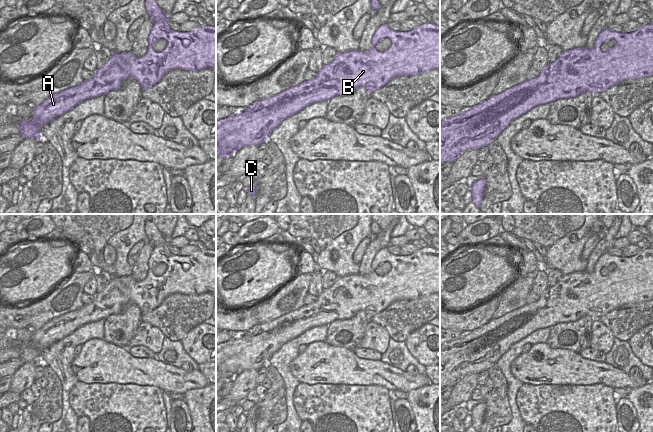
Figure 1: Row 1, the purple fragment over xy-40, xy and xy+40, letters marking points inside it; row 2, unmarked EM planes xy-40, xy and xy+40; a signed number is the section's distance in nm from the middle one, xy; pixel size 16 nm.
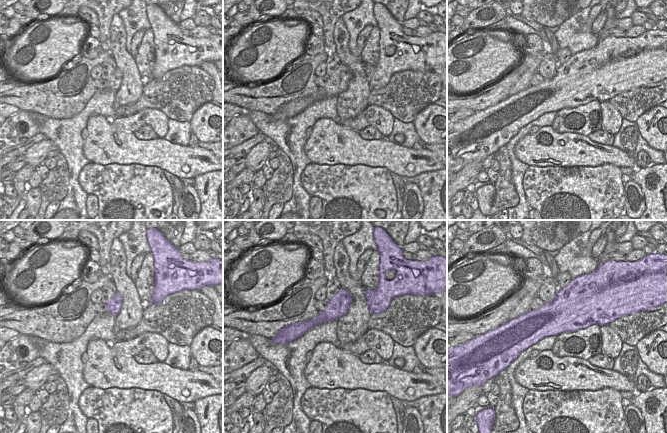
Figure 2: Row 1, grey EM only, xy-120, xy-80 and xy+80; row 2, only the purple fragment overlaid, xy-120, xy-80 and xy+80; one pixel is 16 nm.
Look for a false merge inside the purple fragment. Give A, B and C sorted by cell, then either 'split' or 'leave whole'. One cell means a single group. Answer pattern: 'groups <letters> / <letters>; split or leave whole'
groups A B C; leave whole

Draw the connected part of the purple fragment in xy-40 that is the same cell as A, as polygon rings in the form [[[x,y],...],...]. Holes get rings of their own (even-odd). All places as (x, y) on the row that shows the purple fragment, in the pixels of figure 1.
[[[145,0],[144,5],[148,15],[153,19],[153,27],[148,36],[147,53],[140,58],[134,56],[131,52],[112,53],[109,61],[100,69],[96,69],[91,80],[53,94],[44,100],[39,106],[34,107],[32,121],[27,122],[24,119],[20,121],[19,133],[24,139],[37,138],[38,141],[43,140],[40,129],[44,125],[71,111],[85,100],[101,95],[106,96],[110,91],[120,89],[122,81],[127,78],[134,78],[139,83],[141,90],[145,91],[159,83],[165,74],[174,69],[201,71],[216,68],[215,26],[198,26],[189,32],[173,31],[169,26],[169,17],[165,15],[155,0]],[[160,39],[165,39],[167,45],[162,52],[156,52],[153,50],[153,45]]]

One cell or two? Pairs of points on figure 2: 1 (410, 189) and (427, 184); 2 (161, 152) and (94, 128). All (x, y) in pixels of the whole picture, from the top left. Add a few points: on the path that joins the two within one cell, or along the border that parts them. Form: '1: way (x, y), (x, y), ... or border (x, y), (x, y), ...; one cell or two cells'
1: border (417, 185), (423, 209); two cells
2: way (144, 152), (120, 148), (111, 140); one cell

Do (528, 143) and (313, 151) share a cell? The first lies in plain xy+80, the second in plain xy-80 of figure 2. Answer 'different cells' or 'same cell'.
same cell

